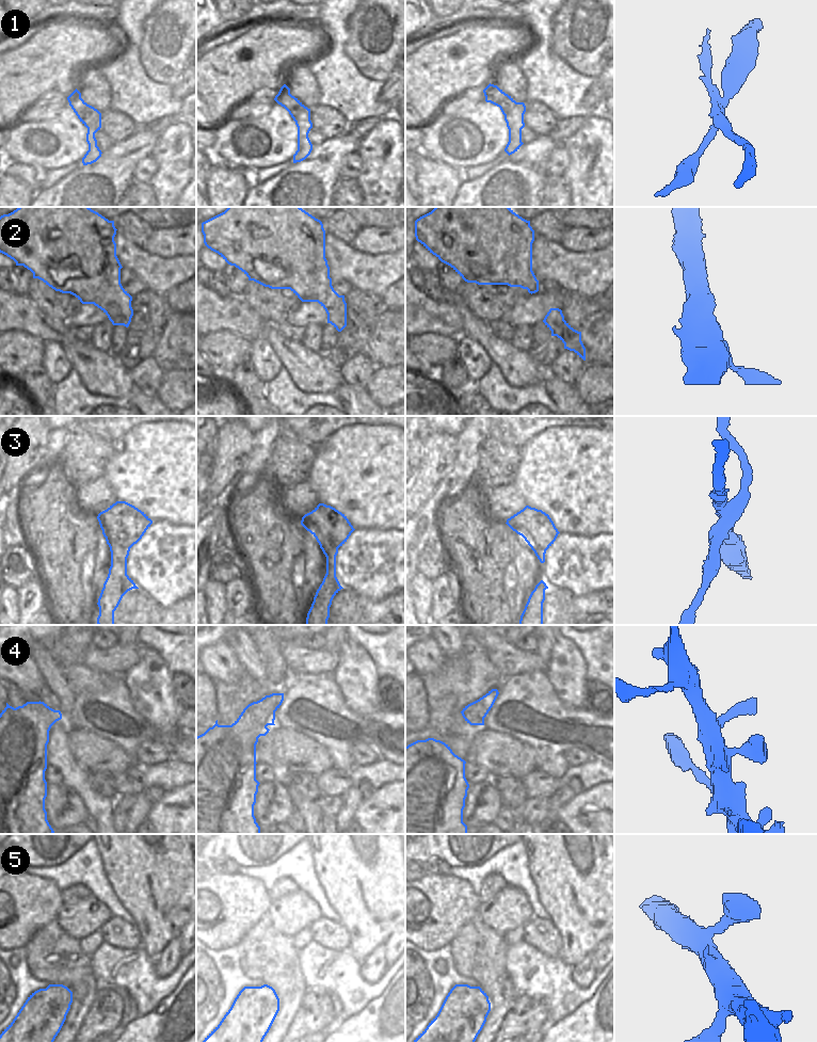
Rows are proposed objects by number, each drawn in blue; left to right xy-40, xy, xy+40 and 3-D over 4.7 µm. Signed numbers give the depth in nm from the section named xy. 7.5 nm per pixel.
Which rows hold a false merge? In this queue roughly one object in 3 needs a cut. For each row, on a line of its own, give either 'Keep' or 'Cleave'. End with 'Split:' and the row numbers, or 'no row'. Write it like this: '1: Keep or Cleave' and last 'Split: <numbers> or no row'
1: Cleave
2: Keep
3: Cleave
4: Keep
5: Keep
Split: 1, 3.

